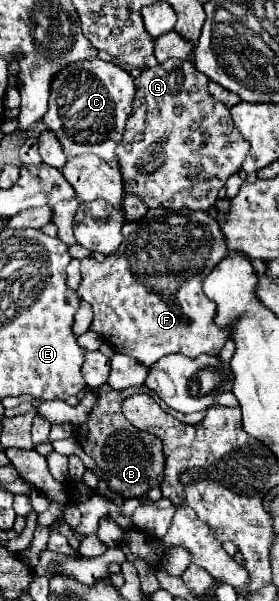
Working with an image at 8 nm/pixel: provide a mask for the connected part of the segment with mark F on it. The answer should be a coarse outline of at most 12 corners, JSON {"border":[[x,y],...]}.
{"border":[[212,213],[126,221],[80,261],[90,329],[152,367],[218,355],[204,277],[230,251]]}

